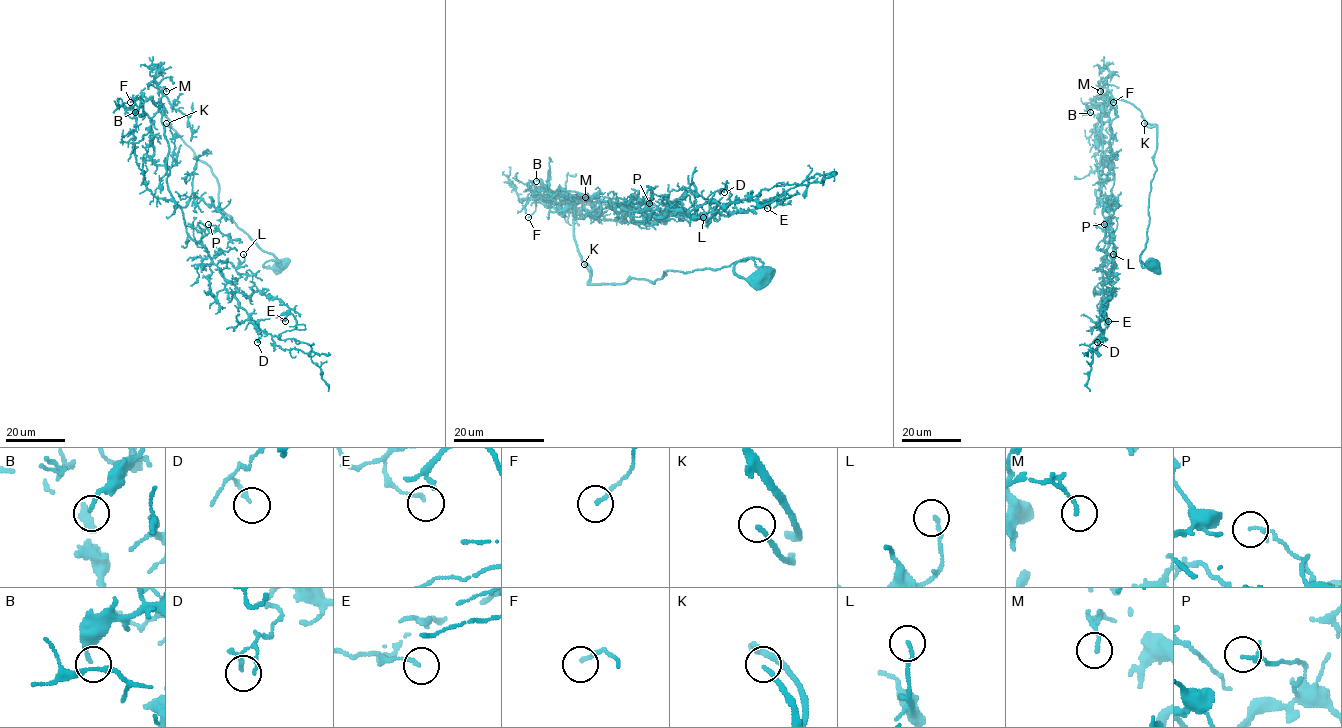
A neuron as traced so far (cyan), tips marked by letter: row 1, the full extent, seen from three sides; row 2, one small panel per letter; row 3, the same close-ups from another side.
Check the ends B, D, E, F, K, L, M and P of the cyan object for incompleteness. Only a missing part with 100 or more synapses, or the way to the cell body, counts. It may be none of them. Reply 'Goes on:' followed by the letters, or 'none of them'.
Goes on: K

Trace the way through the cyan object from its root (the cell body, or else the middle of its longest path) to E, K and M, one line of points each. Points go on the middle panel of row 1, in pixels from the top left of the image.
E: (761, 278), (748, 258), (589, 284), (572, 215), (585, 193), (655, 216), (767, 208)
K: (761, 278), (753, 258), (715, 269), (666, 271), (654, 283), (631, 278), (592, 284), (584, 264)
M: (761, 278), (748, 258), (715, 269), (666, 271), (654, 283), (589, 284), (571, 206), (585, 197)

